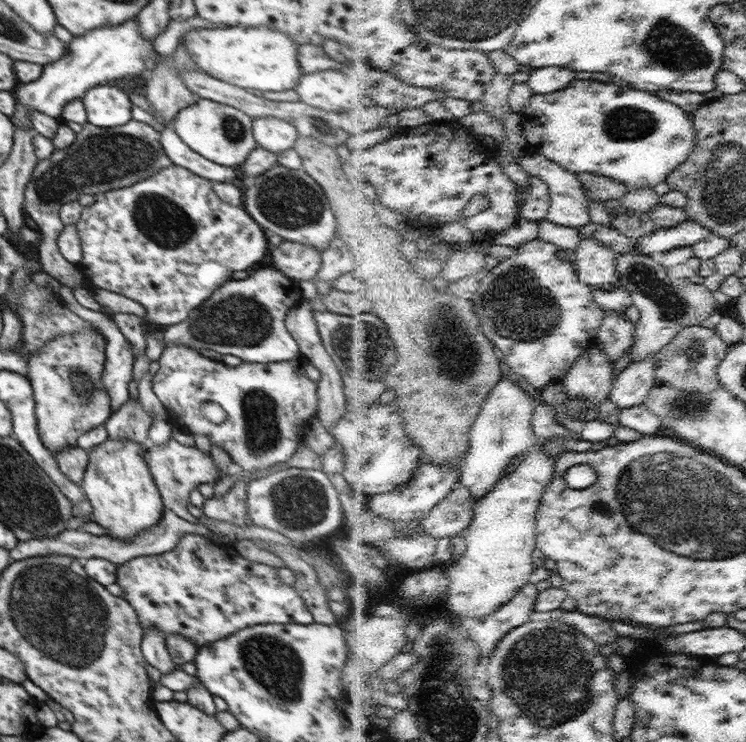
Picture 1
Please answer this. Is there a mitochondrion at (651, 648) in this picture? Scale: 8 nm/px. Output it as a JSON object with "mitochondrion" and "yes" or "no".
{"mitochondrion":"no"}

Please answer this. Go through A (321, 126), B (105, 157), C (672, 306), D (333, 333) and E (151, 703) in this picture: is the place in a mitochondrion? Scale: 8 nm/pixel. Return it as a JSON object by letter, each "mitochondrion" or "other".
{"A":"mitochondrion","B":"mitochondrion","C":"mitochondrion","D":"mitochondrion","E":"other"}

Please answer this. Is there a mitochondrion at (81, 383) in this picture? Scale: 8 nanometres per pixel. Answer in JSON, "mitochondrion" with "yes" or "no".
{"mitochondrion":"yes"}

